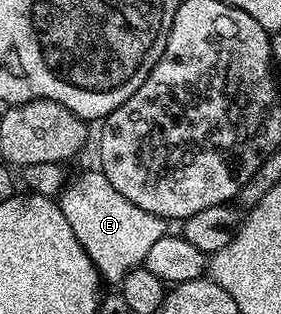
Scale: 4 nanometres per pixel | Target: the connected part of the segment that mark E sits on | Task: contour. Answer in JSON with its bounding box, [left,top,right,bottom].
[58,170,170,284]

